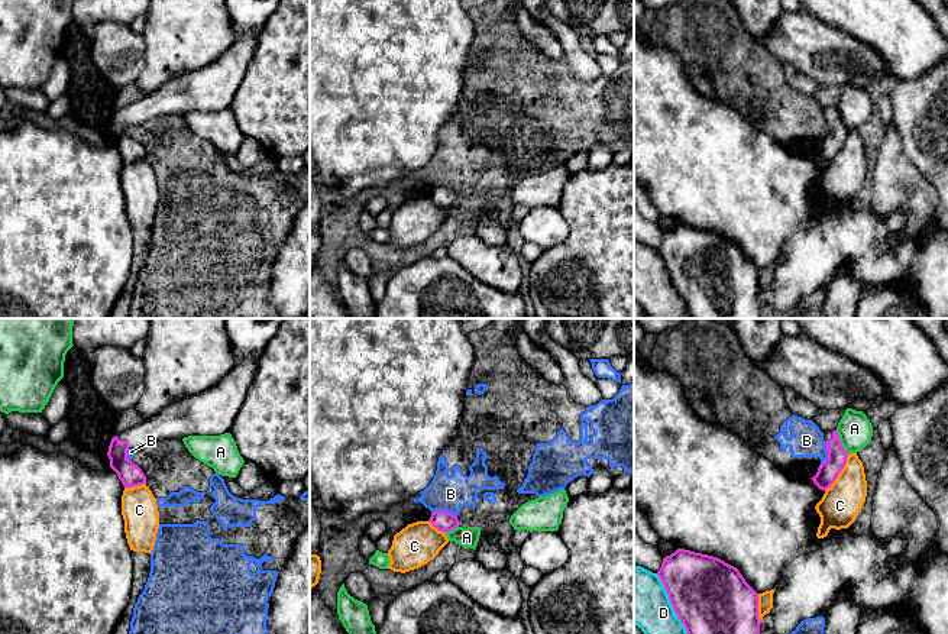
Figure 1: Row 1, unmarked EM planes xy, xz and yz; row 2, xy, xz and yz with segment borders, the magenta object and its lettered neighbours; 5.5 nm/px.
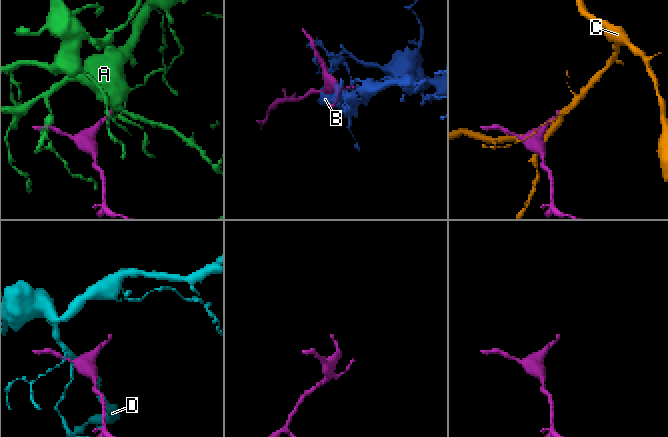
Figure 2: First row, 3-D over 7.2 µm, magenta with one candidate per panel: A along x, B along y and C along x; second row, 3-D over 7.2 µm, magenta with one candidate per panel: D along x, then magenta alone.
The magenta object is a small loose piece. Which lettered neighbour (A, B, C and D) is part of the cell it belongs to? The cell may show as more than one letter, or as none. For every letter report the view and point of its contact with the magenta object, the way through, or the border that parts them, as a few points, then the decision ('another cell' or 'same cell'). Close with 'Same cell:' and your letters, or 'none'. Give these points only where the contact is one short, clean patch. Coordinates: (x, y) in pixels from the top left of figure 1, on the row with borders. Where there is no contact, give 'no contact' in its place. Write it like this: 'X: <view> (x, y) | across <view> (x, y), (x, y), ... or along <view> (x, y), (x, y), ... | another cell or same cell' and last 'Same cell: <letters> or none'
A: yz (840, 442) | along yz (835, 430), (841, 446), (848, 453) | another cell
B: xz (445, 511) | another cell
C: yz (840, 472) | another cell
D: yz (670, 602) | another cell
Same cell: none

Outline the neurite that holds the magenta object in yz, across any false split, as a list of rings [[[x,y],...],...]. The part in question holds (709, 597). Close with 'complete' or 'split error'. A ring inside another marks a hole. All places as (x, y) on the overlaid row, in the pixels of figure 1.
[[[677,549],[663,559],[657,576],[687,634],[760,634],[758,593],[724,560]]]; complete

